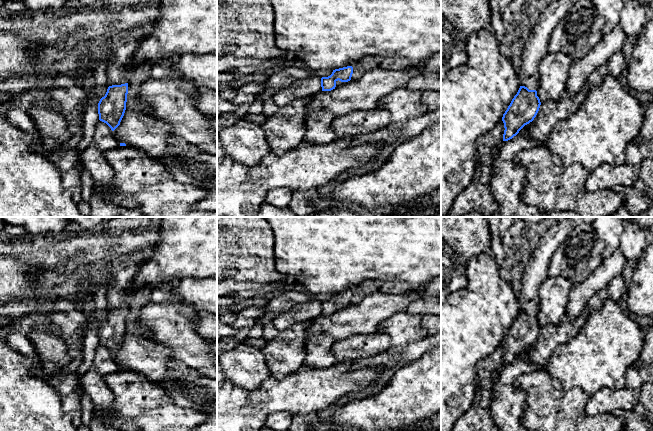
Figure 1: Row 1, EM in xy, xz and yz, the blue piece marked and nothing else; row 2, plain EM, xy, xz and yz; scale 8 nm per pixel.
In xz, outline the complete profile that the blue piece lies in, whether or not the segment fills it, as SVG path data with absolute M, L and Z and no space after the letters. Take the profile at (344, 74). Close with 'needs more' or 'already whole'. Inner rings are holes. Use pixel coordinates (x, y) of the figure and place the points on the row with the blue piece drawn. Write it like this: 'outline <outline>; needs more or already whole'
outline M347 66L333 70L328 77L321 78L322 91L331 91L351 80L353 67Z; needs more

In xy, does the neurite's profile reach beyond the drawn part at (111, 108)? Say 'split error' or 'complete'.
split error

